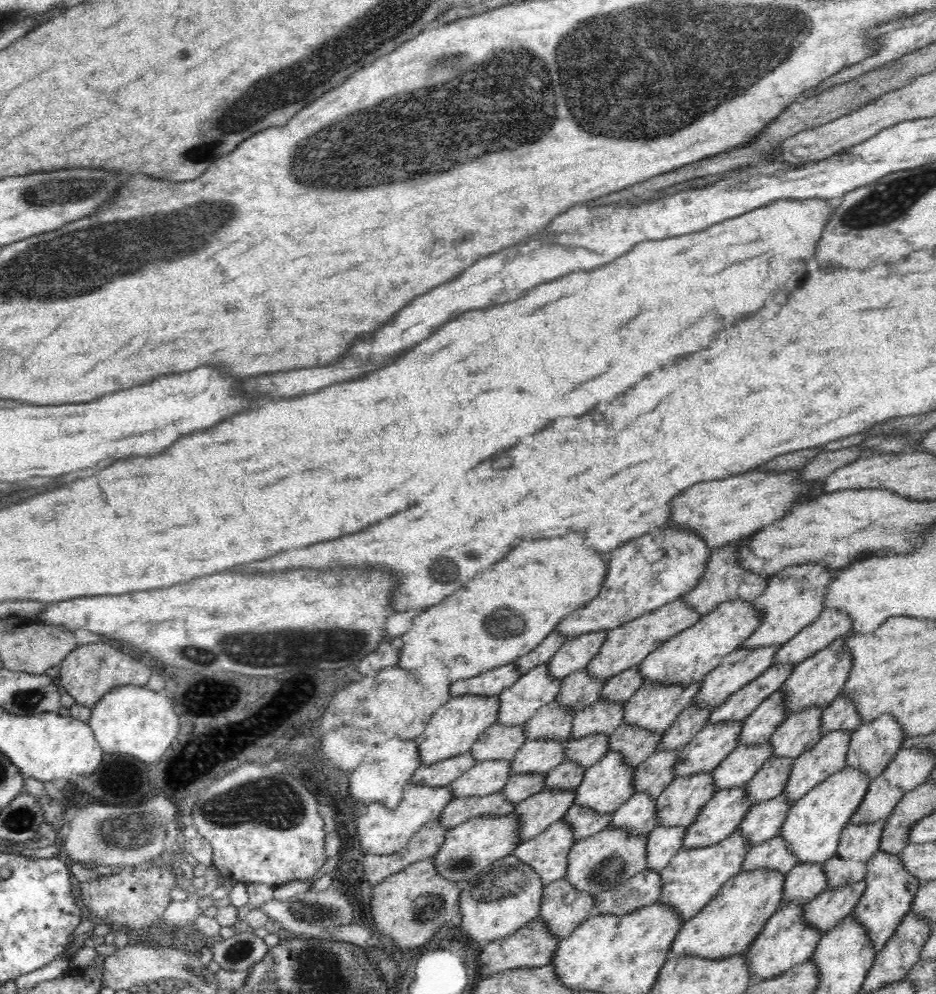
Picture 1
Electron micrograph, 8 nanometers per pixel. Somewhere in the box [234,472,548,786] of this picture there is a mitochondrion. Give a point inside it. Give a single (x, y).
(512, 623)

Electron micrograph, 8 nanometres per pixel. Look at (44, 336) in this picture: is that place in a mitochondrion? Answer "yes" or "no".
no

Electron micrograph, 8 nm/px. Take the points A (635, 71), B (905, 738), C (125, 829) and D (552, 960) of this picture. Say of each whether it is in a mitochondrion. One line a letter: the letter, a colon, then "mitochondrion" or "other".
A: mitochondrion
B: other
C: mitochondrion
D: other

